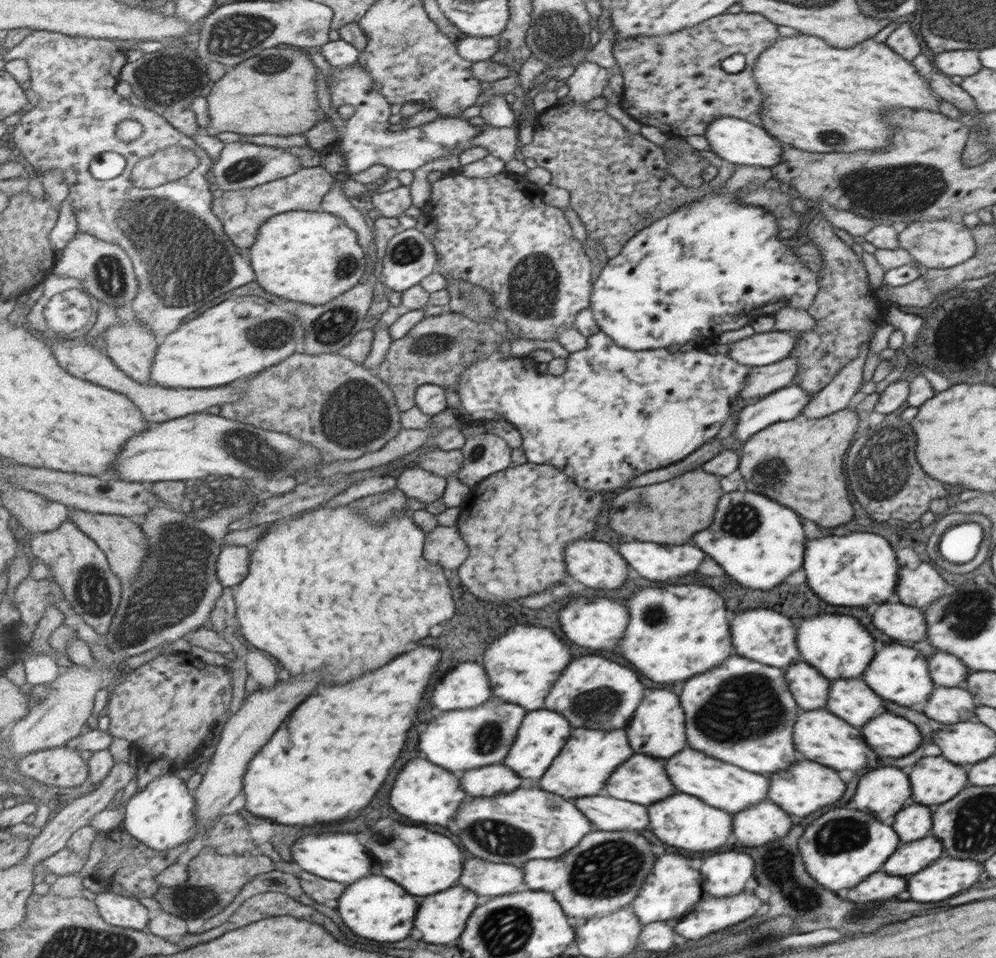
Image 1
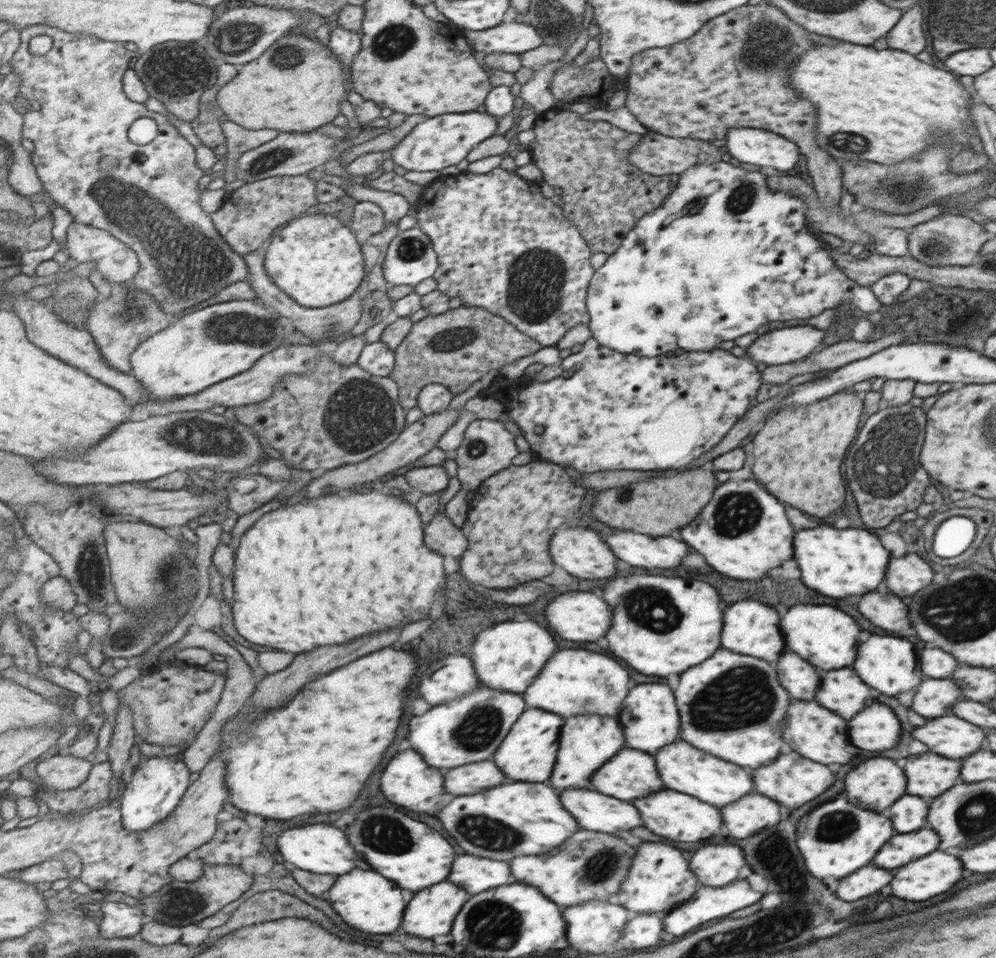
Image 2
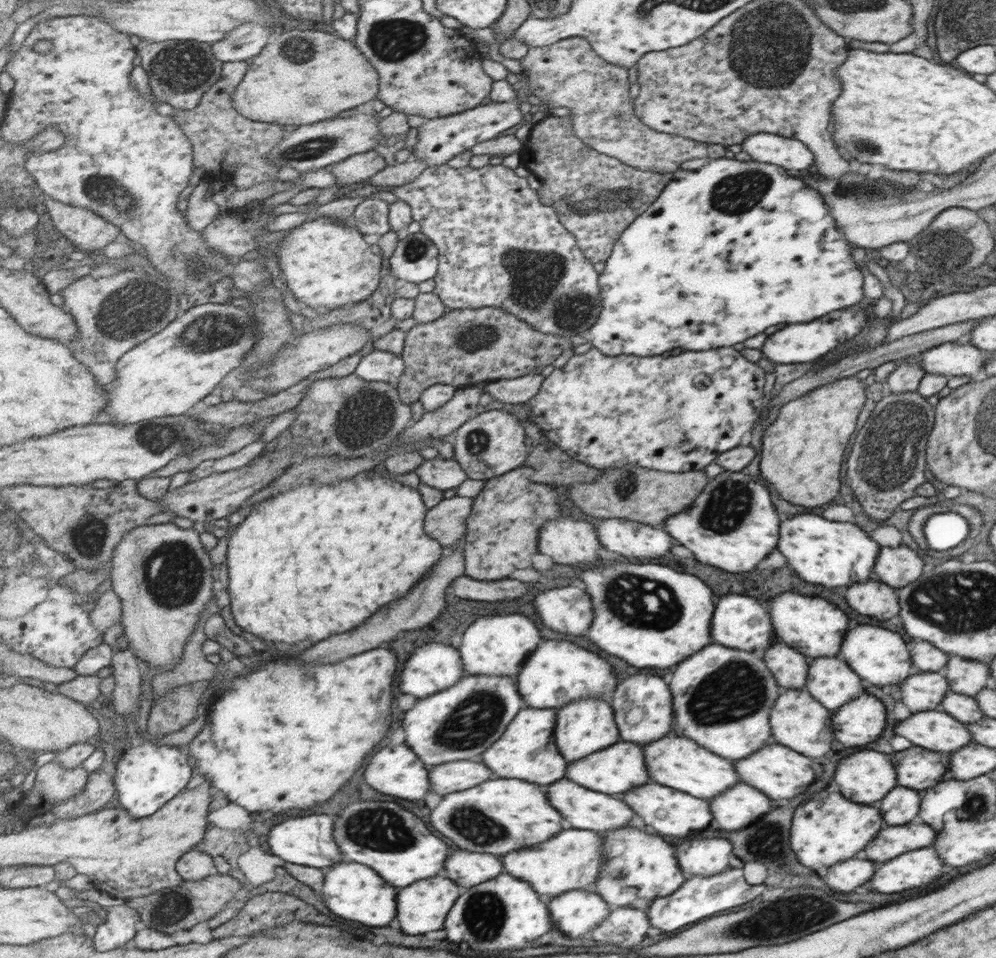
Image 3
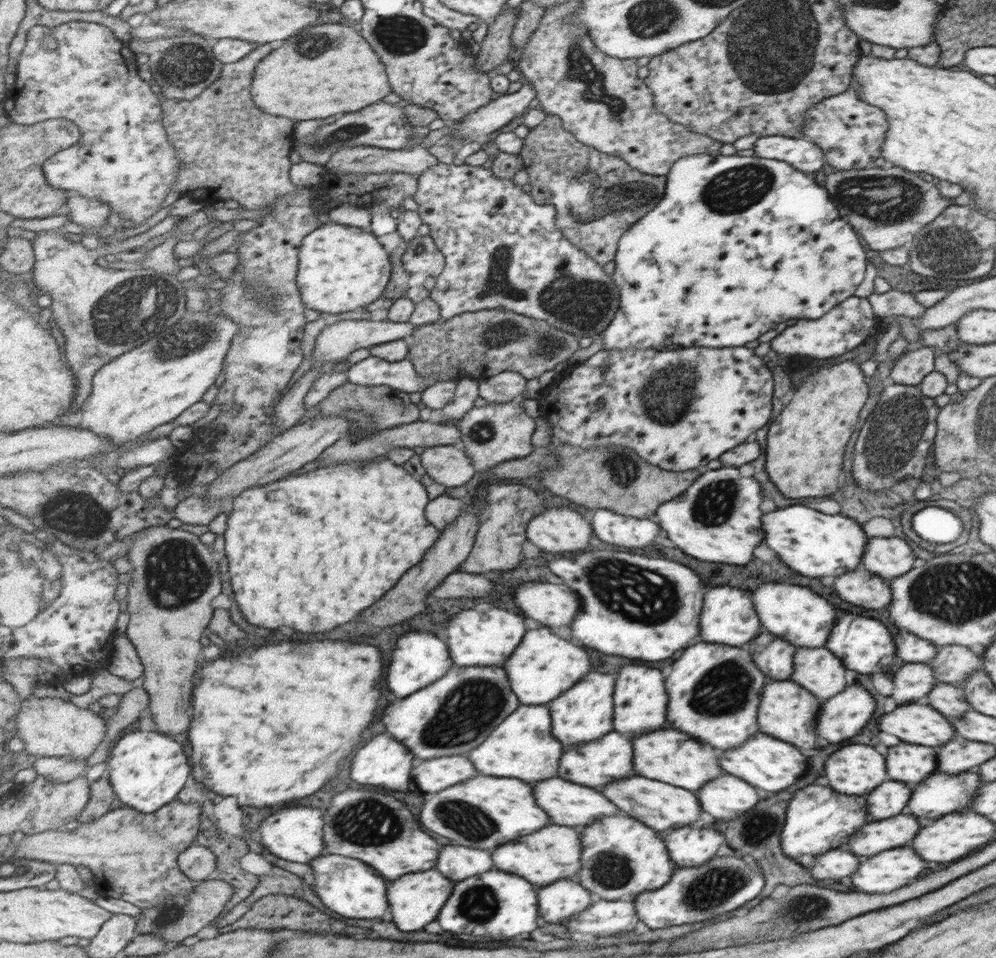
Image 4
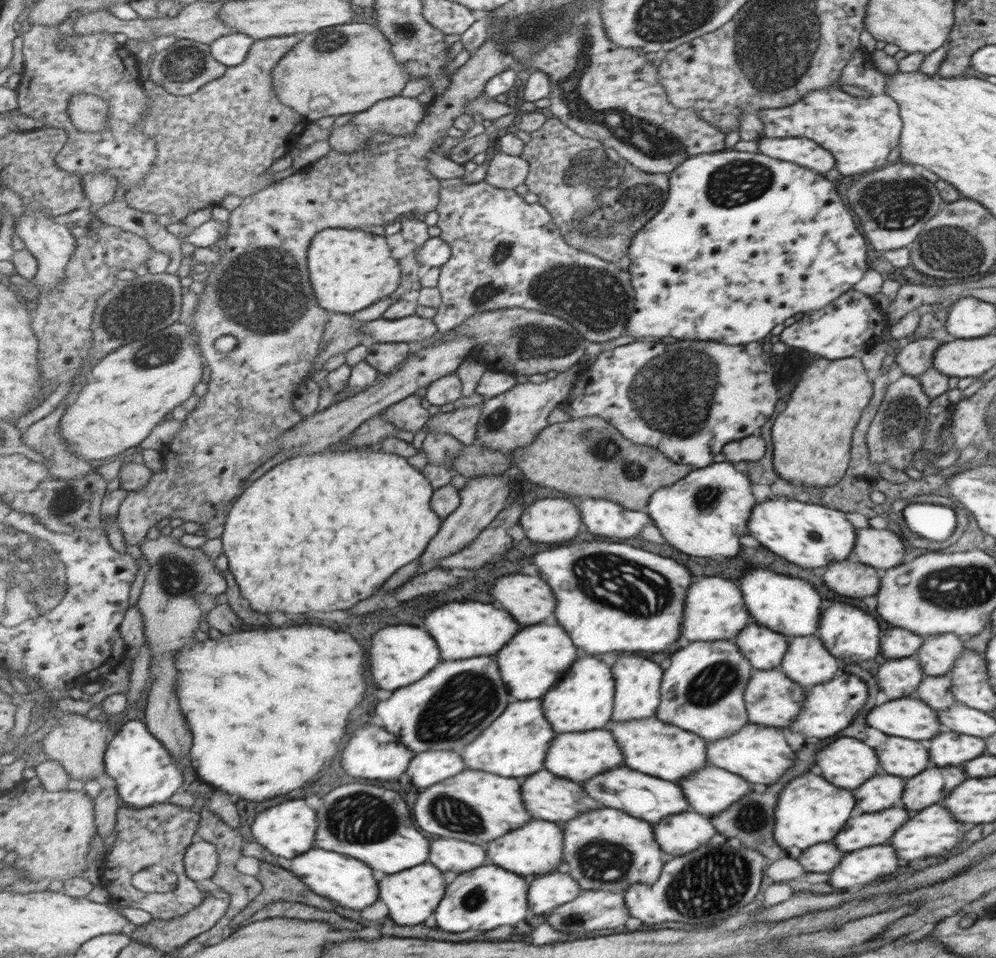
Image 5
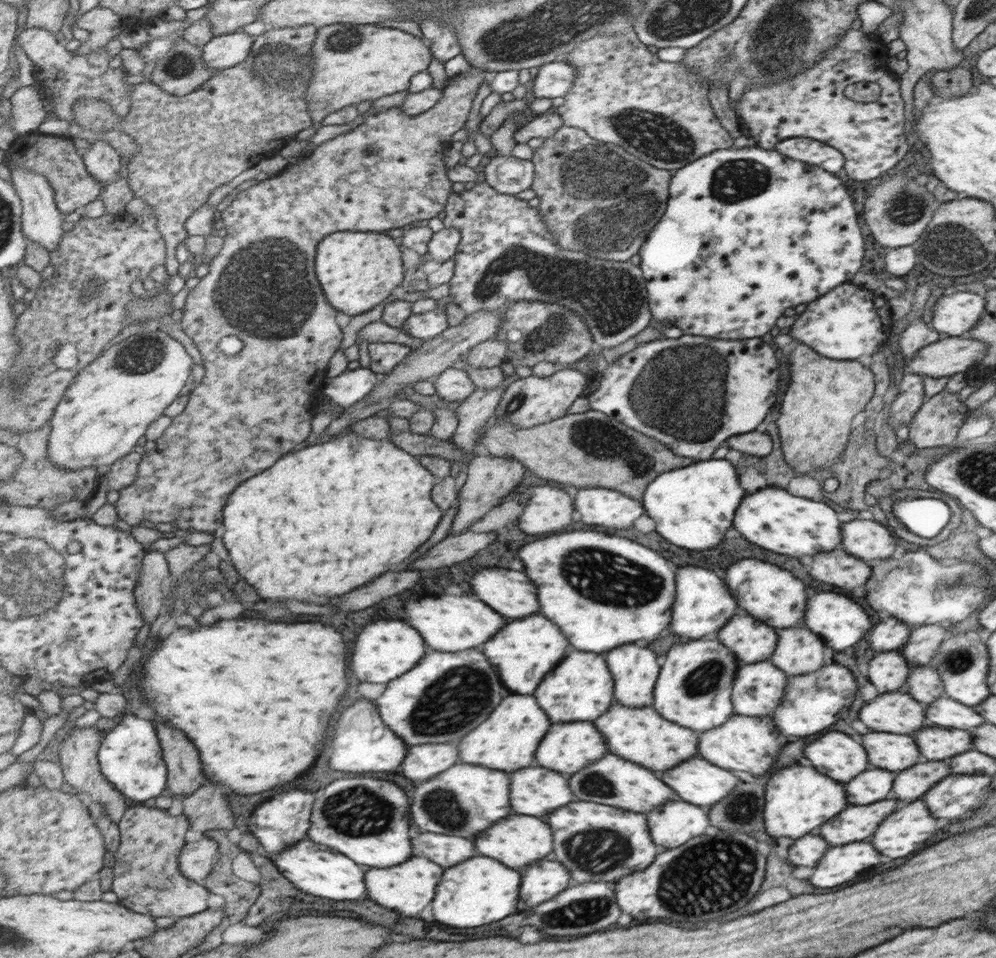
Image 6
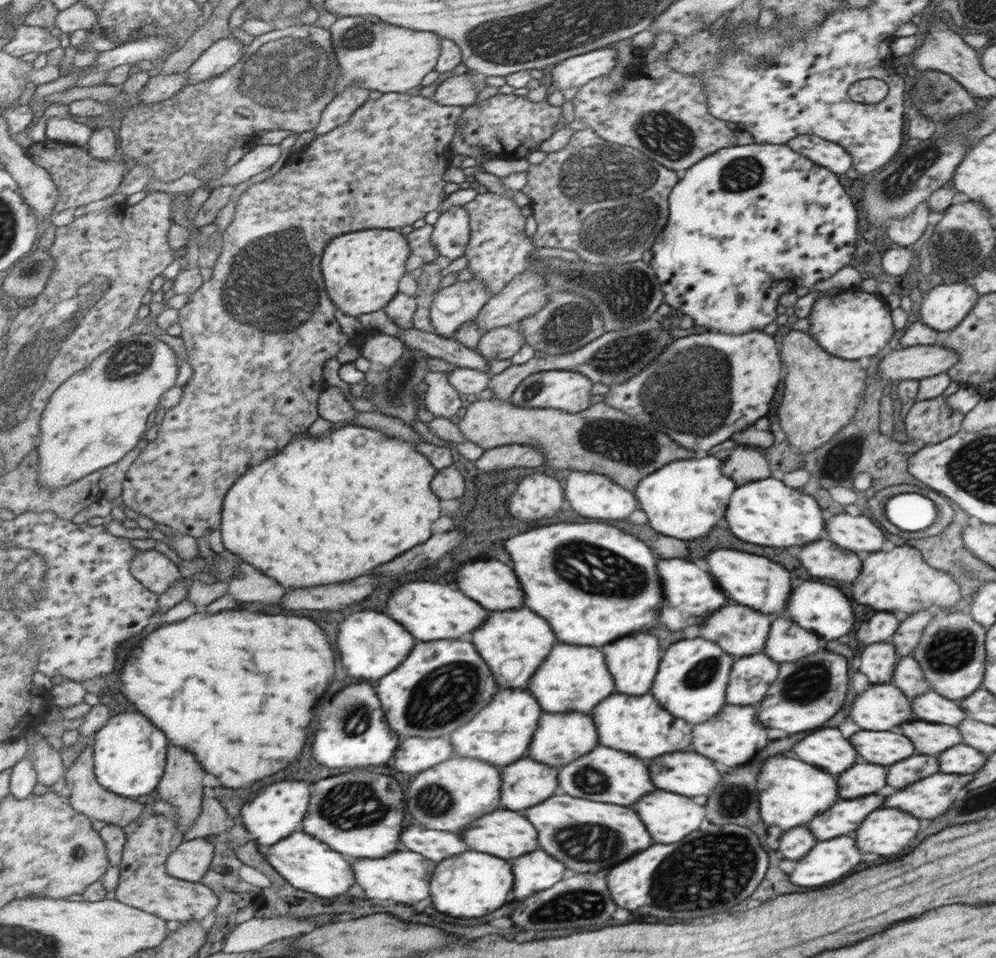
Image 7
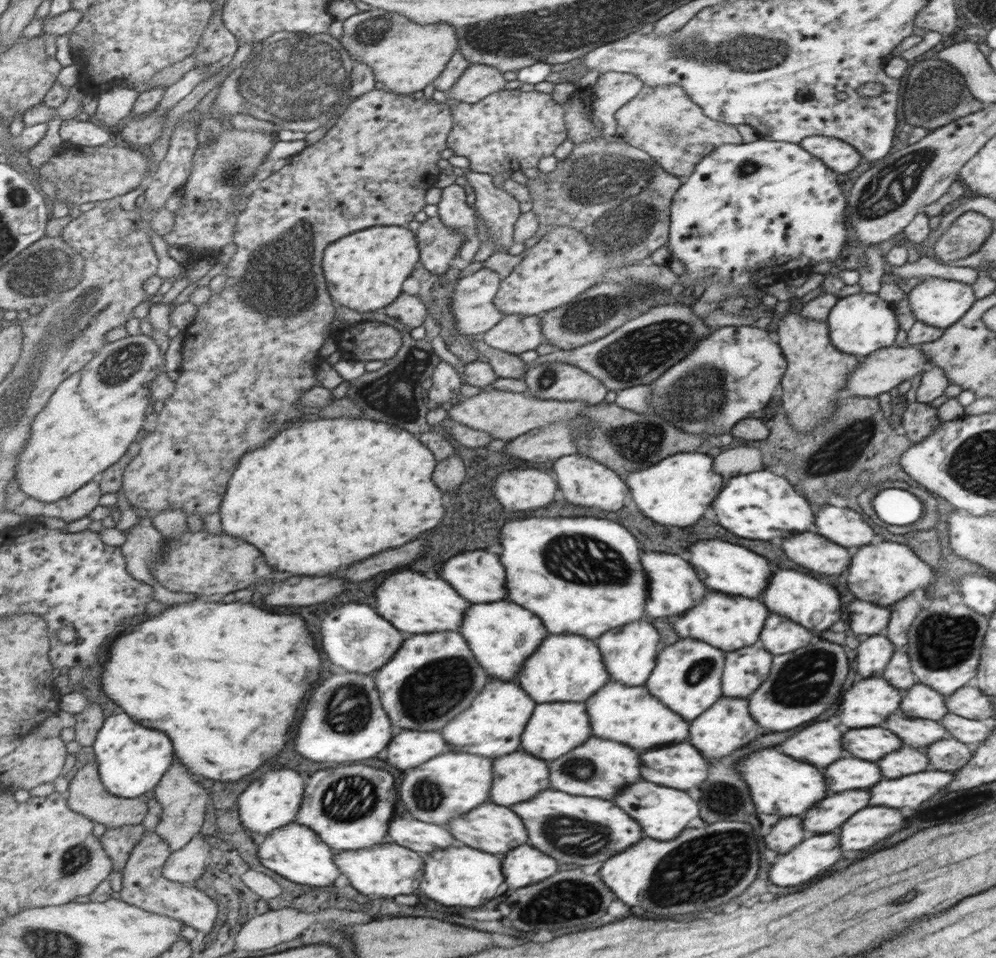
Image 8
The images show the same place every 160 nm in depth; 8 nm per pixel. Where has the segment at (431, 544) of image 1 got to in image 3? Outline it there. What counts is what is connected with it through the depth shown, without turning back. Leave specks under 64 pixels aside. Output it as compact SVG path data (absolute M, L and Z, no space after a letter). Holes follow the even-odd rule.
M455 495L440 502L426 514L426 533L444 547L456 546L466 535L466 522L472 513L474 499Z

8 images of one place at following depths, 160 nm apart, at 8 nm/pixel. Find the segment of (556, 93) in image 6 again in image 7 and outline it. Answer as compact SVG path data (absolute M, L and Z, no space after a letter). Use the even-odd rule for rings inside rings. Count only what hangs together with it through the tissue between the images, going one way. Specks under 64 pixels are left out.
M601 47L585 54L574 56L553 66L551 85L557 91L583 87L583 84L605 75L617 66L617 49Z

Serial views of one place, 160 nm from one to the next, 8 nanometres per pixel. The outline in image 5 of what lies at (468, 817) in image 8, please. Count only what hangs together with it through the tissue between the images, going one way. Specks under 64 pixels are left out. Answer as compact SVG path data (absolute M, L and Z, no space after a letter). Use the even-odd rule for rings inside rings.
M533 820L513 830L511 834L502 836L499 840L493 840L486 846L488 862L499 865L511 872L523 874L523 876L539 876L558 870L564 862L564 850L566 847L565 828L560 823L549 822L548 820Z

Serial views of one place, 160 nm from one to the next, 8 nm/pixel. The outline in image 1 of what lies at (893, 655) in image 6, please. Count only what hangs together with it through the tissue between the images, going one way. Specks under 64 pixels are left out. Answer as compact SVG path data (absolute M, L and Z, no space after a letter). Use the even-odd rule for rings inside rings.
M959 687L935 688L927 704L923 704L923 714L941 724L955 724L965 720L977 721L974 710L979 705L972 693Z

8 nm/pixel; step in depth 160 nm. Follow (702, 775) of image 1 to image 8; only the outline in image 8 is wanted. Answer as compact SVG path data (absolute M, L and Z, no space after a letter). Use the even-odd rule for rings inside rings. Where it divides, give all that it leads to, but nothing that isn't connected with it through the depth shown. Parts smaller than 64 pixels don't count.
M609 680L594 695L585 701L587 712L591 712L591 728L595 728L595 736L603 736L603 740L619 740L631 748L655 748L671 742L681 742L687 738L687 722L681 720L678 713L662 703L658 698L650 696L646 685L623 686L619 681Z

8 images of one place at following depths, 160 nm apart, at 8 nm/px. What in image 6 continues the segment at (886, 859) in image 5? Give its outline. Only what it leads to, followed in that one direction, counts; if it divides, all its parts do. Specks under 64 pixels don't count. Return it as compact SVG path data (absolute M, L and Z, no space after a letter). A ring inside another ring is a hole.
M853 842L835 846L823 856L823 864L815 866L809 882L817 888L833 888L851 880L857 880L861 872L879 864L877 850L867 842Z

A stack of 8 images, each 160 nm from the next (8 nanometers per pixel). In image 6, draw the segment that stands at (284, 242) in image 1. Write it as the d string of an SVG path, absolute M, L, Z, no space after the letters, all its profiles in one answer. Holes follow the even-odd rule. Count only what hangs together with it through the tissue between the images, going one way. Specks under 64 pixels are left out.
M335 232L327 236L327 240L319 244L317 272L331 306L348 315L357 316L389 298L410 274L403 266L402 249L399 239L379 232Z

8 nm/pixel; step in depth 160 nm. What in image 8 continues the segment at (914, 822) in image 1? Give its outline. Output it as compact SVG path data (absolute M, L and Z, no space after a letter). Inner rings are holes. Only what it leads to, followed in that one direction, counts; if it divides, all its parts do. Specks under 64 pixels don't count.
M839 758L831 768L825 768L823 776L827 776L827 786L833 792L871 788L881 778L879 768L873 762L859 758Z

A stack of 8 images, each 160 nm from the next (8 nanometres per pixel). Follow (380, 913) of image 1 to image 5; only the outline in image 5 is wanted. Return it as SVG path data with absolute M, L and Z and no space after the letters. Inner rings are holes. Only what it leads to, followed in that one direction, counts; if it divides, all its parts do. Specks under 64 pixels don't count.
M315 848L311 852L299 855L291 860L291 872L295 872L313 892L327 896L351 910L365 910L379 900L379 880L373 876L373 870L351 856L343 856L339 852L325 852Z

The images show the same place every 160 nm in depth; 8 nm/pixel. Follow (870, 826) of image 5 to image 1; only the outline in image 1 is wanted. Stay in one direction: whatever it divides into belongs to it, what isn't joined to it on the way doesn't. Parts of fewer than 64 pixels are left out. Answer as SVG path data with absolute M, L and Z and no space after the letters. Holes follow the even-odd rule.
M933 835L915 840L915 842L905 842L899 844L899 852L887 860L887 872L889 876L905 876L905 874L915 874L923 870L923 866L929 866L933 860L941 856L941 842L935 840Z

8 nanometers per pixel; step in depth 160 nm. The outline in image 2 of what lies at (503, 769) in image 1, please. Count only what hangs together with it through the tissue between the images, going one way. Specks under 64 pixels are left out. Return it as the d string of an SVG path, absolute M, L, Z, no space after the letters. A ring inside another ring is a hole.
M491 760L467 764L453 768L449 776L445 774L446 792L457 796L465 796L467 792L485 792L489 788L495 788L497 784L505 784L505 776L503 770L497 770L497 764L493 764Z

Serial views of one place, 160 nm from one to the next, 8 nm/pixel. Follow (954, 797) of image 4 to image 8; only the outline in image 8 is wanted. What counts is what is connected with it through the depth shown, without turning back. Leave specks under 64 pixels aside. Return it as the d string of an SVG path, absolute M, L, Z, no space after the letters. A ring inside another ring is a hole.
M901 748L899 752L891 752L891 756L885 756L877 762L879 768L883 768L883 778L899 778L907 774L915 774L927 768L927 756L913 750L913 748Z

